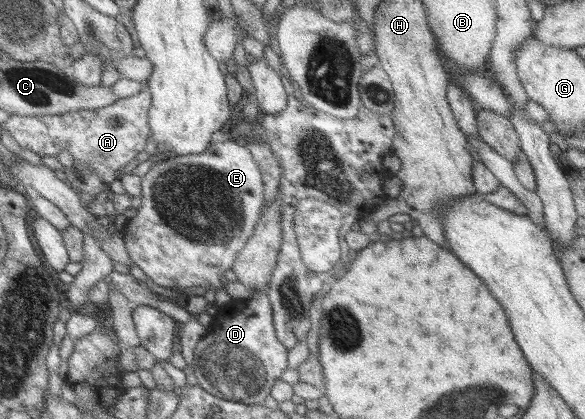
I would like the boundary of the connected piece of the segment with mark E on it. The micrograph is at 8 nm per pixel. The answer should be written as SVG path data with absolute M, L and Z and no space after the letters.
M236 141L214 142L210 144L201 154L190 154L189 156L178 156L177 158L160 158L157 164L153 164L147 174L141 176L141 198L142 204L137 209L137 214L132 219L127 219L126 225L121 229L125 247L128 250L131 263L136 264L141 271L147 276L149 281L163 286L164 288L194 288L194 286L203 286L216 284L221 280L227 270L231 270L238 252L246 244L246 241L253 234L254 227L258 223L260 213L265 204L264 186L260 170L254 163L251 151L246 145Z

